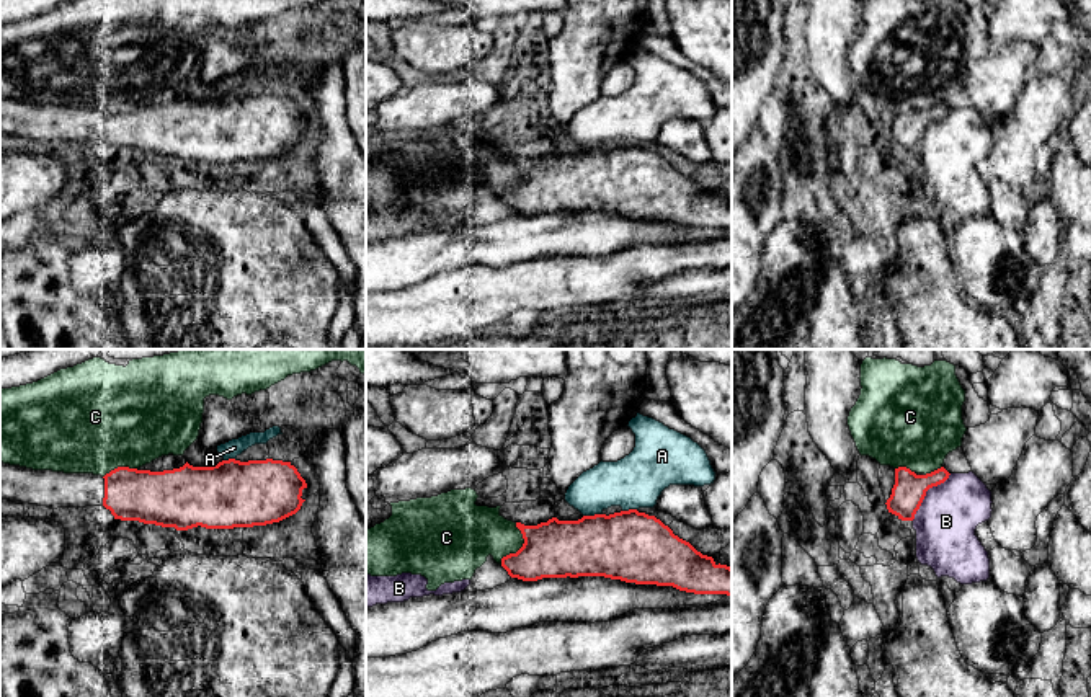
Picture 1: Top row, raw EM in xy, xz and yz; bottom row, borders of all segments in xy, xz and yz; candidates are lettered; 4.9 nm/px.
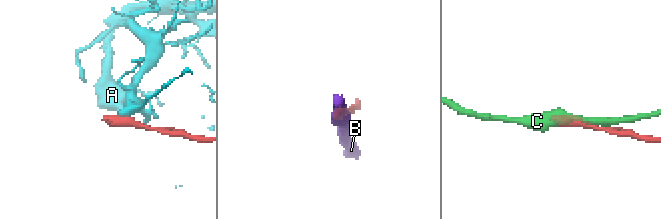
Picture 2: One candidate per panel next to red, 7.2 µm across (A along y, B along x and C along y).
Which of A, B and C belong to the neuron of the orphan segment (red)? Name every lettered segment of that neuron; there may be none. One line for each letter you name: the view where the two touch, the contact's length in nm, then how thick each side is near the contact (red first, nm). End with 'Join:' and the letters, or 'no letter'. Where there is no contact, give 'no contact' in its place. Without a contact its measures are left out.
Join: no letter

